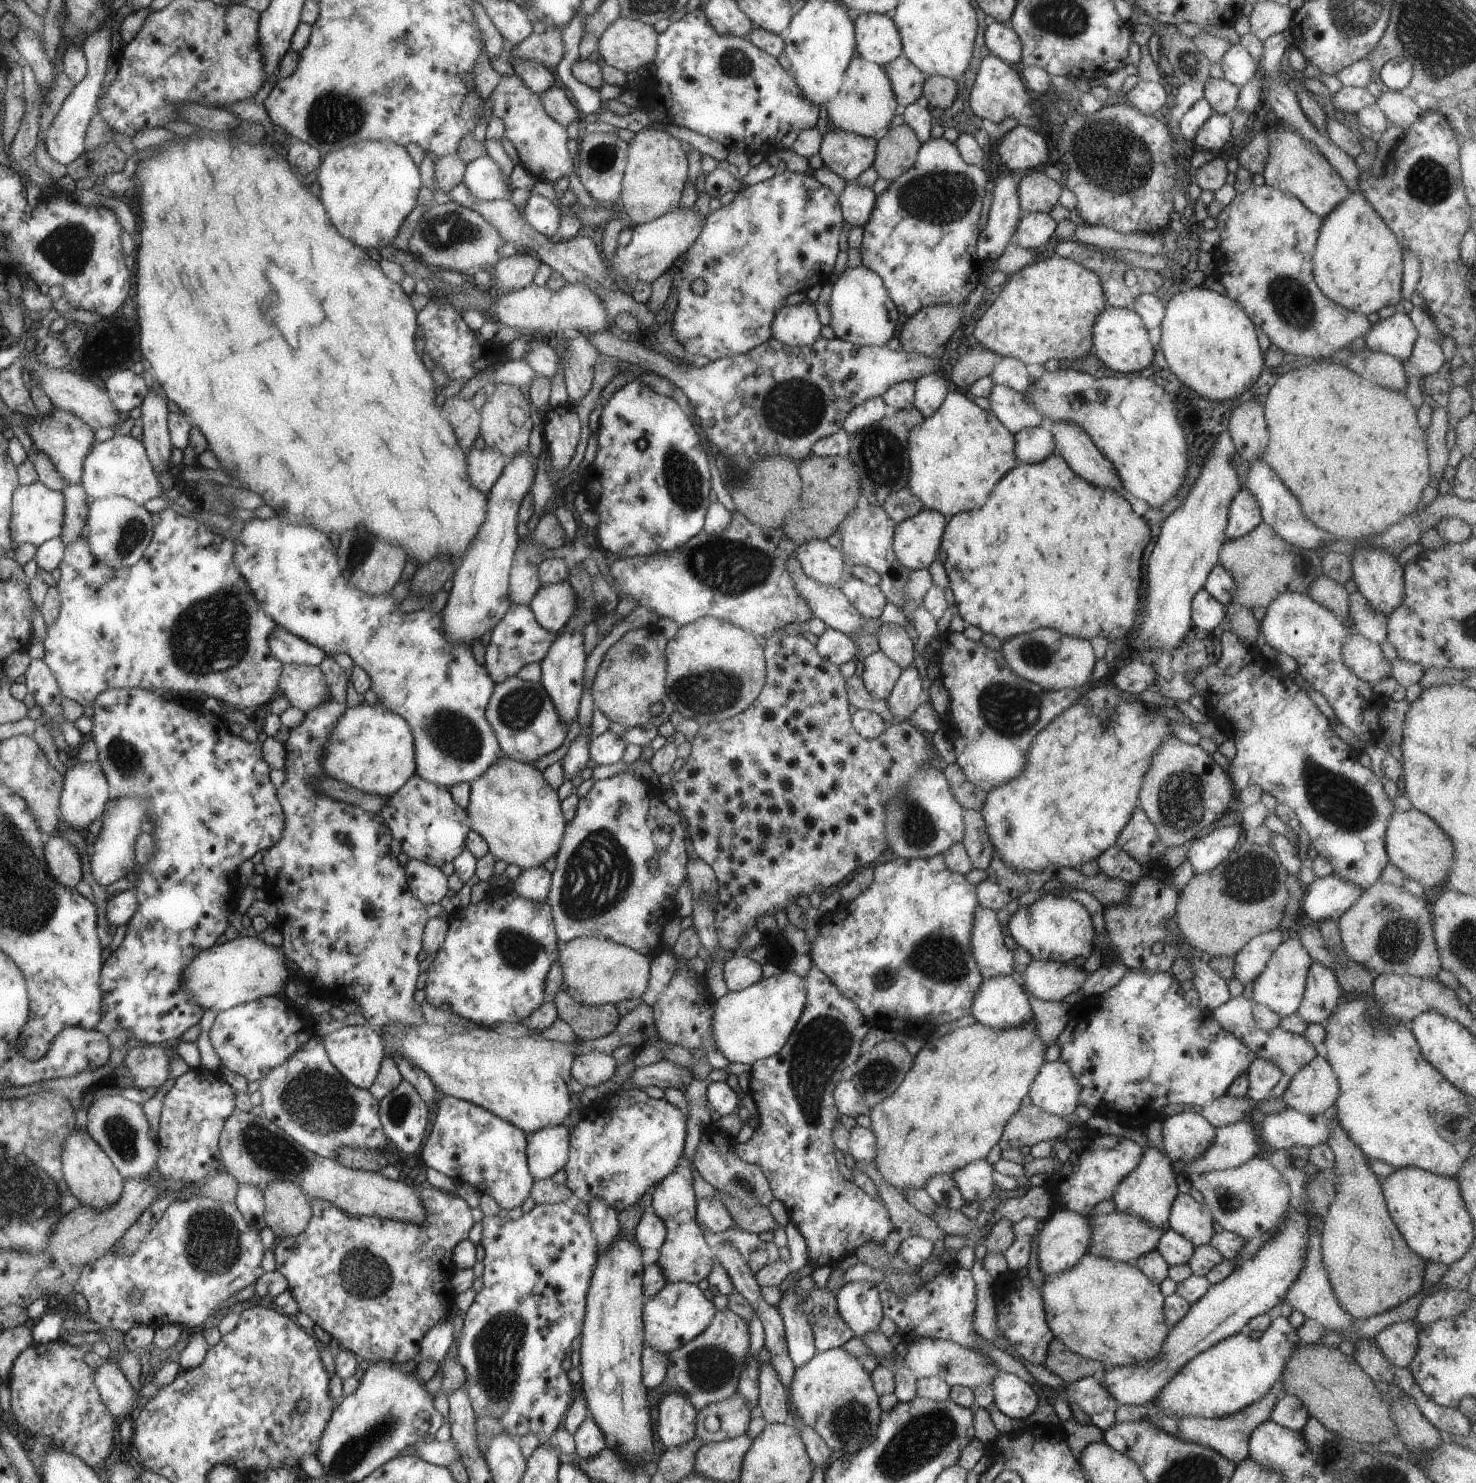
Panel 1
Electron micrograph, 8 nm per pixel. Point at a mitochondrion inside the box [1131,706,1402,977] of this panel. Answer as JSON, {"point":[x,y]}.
{"point":[1336,796]}

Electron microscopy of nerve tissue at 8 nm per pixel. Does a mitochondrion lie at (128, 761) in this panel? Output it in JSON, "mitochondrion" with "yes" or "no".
{"mitochondrion":"yes"}

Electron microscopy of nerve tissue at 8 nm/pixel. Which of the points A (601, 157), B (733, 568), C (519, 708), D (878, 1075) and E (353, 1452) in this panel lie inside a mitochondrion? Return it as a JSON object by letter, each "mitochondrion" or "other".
{"A":"mitochondrion","B":"mitochondrion","C":"mitochondrion","D":"mitochondrion","E":"mitochondrion"}

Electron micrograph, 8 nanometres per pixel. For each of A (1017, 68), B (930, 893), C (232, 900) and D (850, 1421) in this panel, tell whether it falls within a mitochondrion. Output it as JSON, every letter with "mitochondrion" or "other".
{"A":"other","B":"other","C":"other","D":"mitochondrion"}

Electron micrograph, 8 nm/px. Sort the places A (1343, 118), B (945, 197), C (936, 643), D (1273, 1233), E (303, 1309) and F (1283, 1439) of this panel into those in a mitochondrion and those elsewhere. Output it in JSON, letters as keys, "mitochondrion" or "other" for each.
{"A":"other","B":"mitochondrion","C":"other","D":"other","E":"other","F":"other"}

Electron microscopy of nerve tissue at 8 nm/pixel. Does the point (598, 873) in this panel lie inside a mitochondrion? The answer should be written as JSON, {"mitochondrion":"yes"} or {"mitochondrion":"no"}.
{"mitochondrion":"yes"}

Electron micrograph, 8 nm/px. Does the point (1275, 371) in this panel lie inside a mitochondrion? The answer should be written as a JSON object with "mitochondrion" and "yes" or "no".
{"mitochondrion":"no"}

